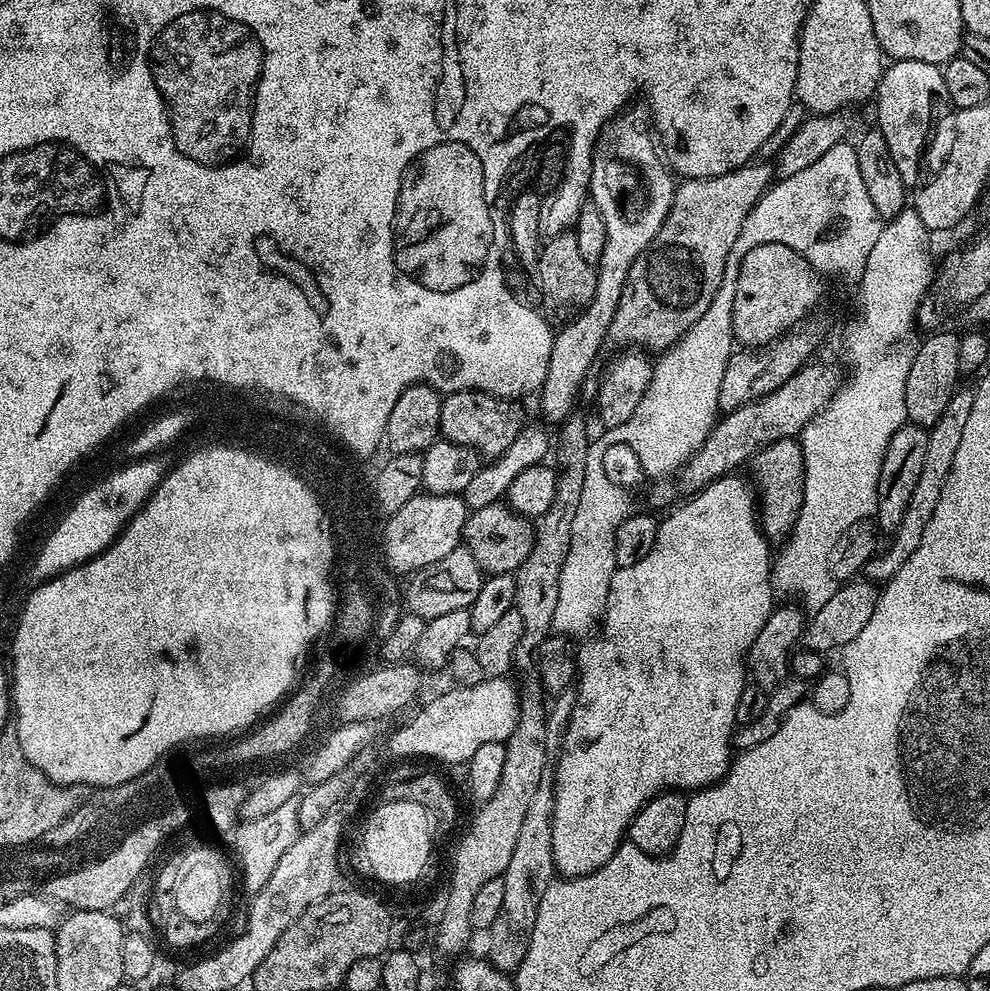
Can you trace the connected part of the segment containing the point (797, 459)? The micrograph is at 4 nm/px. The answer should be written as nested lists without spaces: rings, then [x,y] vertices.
[[[789,438],[770,442],[751,457],[751,468],[756,475],[754,488],[758,493],[760,526],[765,536],[773,541],[783,541],[791,532],[796,519],[800,517],[800,507],[804,497],[804,455],[800,449],[799,439]]]

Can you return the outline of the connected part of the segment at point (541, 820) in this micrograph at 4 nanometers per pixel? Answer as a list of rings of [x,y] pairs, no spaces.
[[[548,782],[538,786],[538,794],[534,794],[526,810],[526,819],[518,834],[518,846],[514,846],[510,866],[506,866],[502,877],[506,886],[502,914],[498,914],[492,923],[492,945],[486,951],[486,956],[495,968],[509,974],[515,973],[516,967],[526,958],[542,894],[546,894],[556,872],[552,853],[552,790],[553,785]]]

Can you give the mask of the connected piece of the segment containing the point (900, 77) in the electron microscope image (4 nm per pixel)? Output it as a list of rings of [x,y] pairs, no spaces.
[[[897,60],[884,69],[884,76],[876,87],[874,97],[874,124],[879,128],[882,138],[886,138],[890,158],[894,158],[894,167],[898,169],[898,174],[902,174],[902,182],[906,186],[921,183],[920,159],[924,156],[924,143],[927,142],[928,131],[932,128],[932,111],[936,104],[943,105],[947,98],[943,71],[935,64]]]

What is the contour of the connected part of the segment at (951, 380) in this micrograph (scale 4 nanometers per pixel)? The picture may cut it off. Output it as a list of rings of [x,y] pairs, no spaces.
[[[933,331],[912,353],[910,374],[906,374],[906,414],[913,424],[927,430],[942,418],[950,398],[958,391],[960,370],[960,336],[952,332]]]

